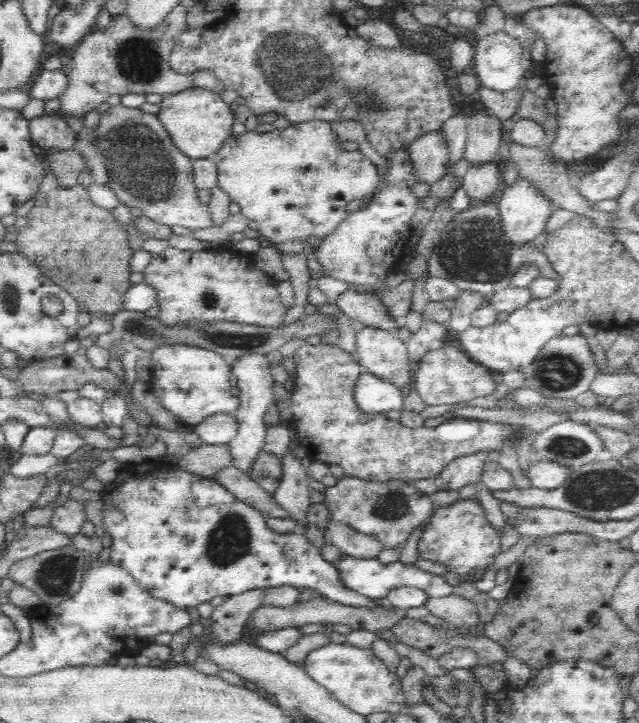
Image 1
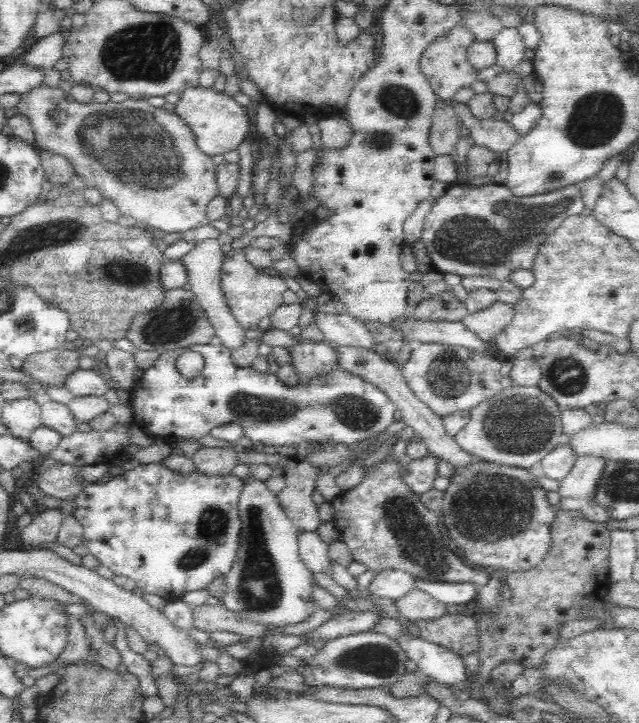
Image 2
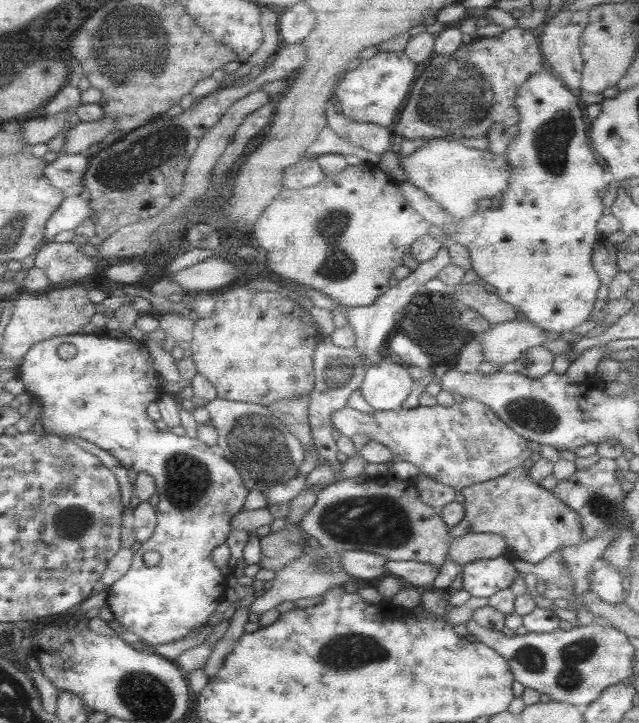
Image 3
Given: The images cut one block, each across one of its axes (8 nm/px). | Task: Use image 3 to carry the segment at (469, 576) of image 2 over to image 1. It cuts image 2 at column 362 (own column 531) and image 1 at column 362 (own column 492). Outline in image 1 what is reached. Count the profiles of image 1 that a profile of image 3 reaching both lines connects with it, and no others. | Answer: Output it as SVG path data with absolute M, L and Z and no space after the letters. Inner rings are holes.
M346 477L339 480L333 487L327 488L324 493L324 505L330 511L332 521L350 526L360 532L366 534L378 541L383 549L396 549L406 544L408 536L416 529L425 528L431 521L432 515L436 510L431 495L423 493L416 489L413 483L406 483L402 480L386 480L385 483L379 483L377 480L362 480L356 477Z

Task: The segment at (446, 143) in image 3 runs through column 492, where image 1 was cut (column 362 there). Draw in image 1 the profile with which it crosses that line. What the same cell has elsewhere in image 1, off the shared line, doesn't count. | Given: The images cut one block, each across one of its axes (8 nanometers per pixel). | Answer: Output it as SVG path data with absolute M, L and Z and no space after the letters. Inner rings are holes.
M312 120L285 129L258 134L246 131L238 138L228 138L213 157L217 163L218 187L240 205L241 213L249 221L258 223L258 234L265 244L280 244L288 240L304 240L309 236L328 236L349 216L346 204L356 198L372 194L380 188L382 177L377 166L358 150L346 152L339 148L328 121Z

